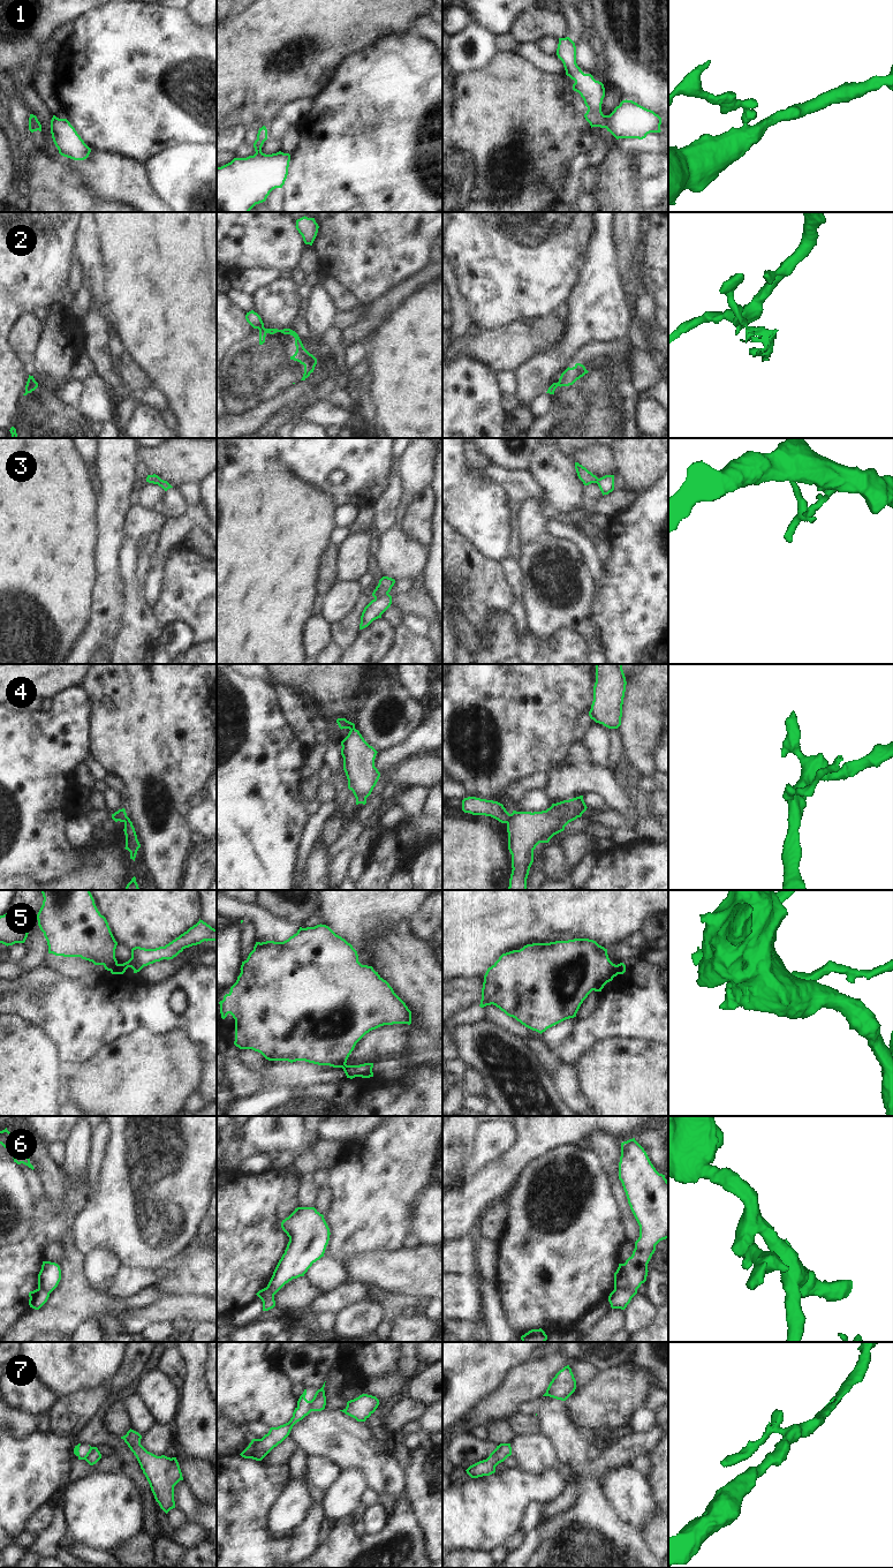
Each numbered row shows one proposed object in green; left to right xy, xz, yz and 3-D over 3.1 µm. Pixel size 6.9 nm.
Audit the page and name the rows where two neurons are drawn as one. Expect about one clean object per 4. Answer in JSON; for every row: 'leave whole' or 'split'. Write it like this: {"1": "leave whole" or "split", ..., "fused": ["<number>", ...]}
{"1": "split", "2": "split", "3": "split", "4": "split", "5": "split", "6": "split", "7": "split", "fused": ["1", "2", "3", "4", "5", "6", "7"]}

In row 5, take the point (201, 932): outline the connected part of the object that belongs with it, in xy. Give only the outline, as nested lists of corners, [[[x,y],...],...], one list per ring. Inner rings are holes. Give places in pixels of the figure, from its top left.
[[[199,919],[196,925],[190,927],[187,932],[165,947],[159,947],[156,949],[145,949],[141,947],[133,948],[131,958],[123,964],[119,964],[116,971],[119,974],[123,974],[128,967],[131,967],[134,973],[137,973],[144,966],[162,959],[173,959],[186,948],[200,944],[204,941],[217,942],[217,929]]]

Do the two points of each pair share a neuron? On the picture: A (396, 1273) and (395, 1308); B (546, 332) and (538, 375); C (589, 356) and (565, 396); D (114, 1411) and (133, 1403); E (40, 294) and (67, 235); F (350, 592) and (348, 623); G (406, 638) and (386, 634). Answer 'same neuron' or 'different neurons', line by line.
A: different neurons
B: different neurons
C: same neuron
D: different neurons
E: same neuron
F: different neurons
G: different neurons

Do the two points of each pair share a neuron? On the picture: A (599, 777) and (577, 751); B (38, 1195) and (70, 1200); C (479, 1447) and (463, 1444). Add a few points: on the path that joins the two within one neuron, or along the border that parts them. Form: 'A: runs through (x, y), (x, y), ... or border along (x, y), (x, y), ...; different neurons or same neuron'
A: runs through (592, 770), (580, 758); same neuron
B: border along (44, 1197), (39, 1200), (33, 1200); different neurons
C: runs through (476, 1447), (467, 1445); same neuron

